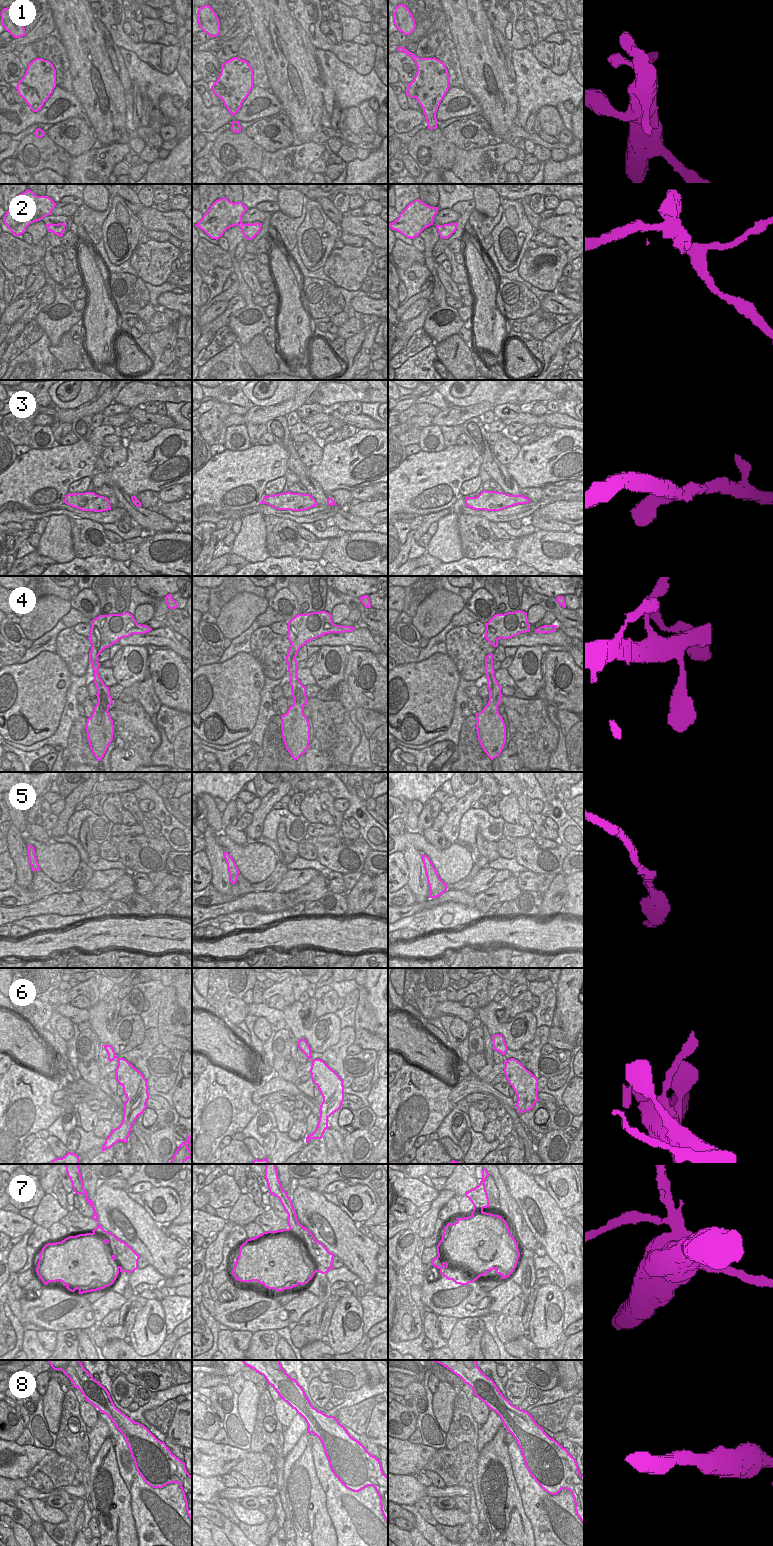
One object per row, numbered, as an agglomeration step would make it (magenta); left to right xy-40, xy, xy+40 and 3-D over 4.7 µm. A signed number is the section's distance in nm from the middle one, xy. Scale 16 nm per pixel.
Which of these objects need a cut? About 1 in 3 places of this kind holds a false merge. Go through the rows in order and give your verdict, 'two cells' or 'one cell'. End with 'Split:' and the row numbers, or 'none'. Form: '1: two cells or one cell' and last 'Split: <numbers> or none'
1: one cell
2: two cells
3: one cell
4: one cell
5: one cell
6: one cell
7: two cells
8: one cell
Split: 2, 7

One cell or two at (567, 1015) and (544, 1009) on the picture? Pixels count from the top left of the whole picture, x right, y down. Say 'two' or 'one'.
two

